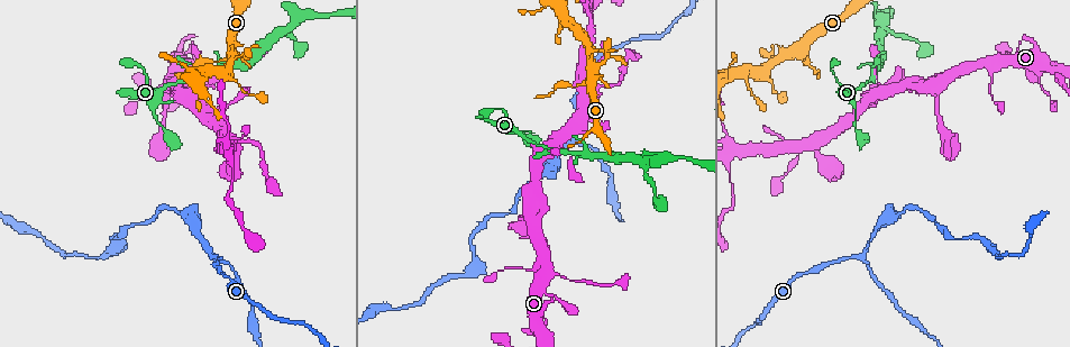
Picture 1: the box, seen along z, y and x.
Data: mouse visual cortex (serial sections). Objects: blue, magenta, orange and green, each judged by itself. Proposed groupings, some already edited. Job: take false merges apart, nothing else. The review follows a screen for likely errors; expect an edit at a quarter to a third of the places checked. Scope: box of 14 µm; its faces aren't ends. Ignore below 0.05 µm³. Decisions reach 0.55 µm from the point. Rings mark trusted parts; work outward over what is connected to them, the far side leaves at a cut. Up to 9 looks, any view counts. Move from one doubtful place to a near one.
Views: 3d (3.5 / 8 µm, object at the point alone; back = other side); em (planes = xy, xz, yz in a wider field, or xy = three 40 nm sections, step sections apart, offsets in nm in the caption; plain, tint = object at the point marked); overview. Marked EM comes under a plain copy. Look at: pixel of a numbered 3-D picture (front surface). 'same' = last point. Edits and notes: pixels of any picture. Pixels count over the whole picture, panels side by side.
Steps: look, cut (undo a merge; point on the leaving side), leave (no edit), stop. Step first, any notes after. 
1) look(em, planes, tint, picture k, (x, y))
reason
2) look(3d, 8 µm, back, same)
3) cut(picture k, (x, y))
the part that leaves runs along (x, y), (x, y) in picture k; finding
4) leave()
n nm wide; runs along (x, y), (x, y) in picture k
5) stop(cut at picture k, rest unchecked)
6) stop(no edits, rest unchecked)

look(3d, 8 µm, picture 1, (861, 255))
arms part here

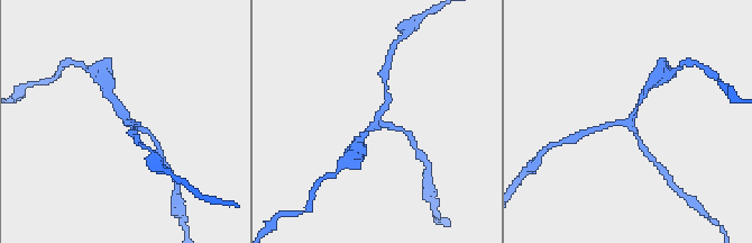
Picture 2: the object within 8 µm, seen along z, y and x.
look(3d, 3.5 µm, picture 2, (626, 121))

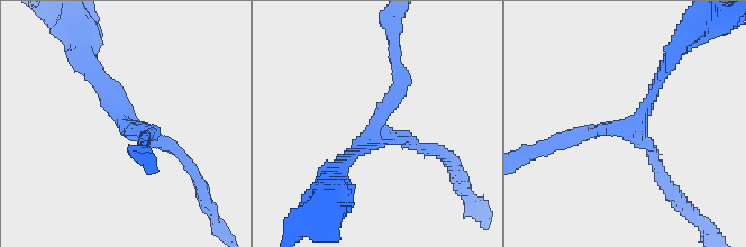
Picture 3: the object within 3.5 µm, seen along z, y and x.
leave()
arms of 150, 150, 200 nm; runs along (572, 136), (633, 122), (666, 64) in picture 3; continuous, no second cell

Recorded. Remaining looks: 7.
look(3d, 3.5 µm, picture 1, (552, 155))

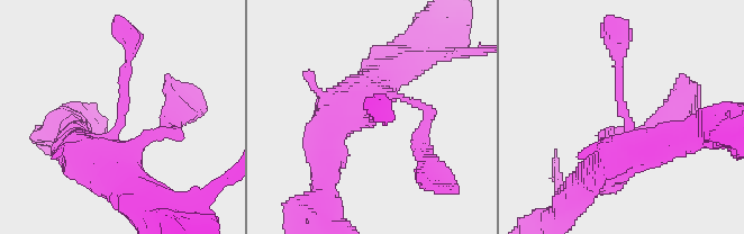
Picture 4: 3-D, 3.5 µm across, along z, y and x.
look(em, planes, tint, picture 4, (123, 118))
shape alone is not enough

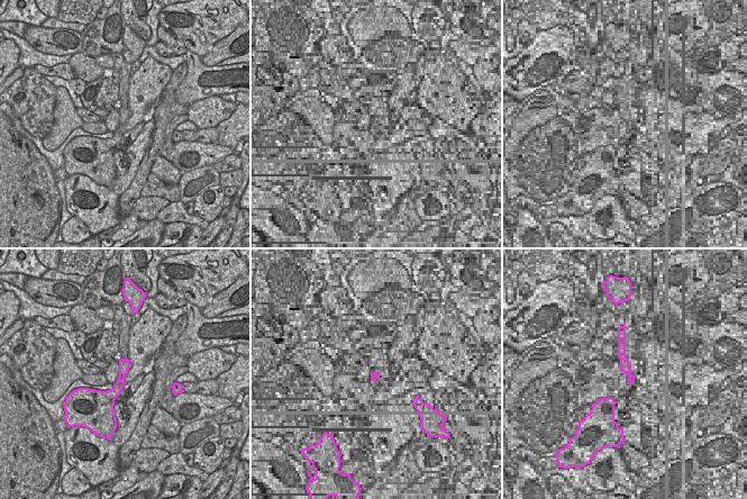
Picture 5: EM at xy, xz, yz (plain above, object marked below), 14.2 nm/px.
leave()
all the same cell

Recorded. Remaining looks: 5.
look(3d, 3.5 µm, picture 1, (990, 85))
calibre changes

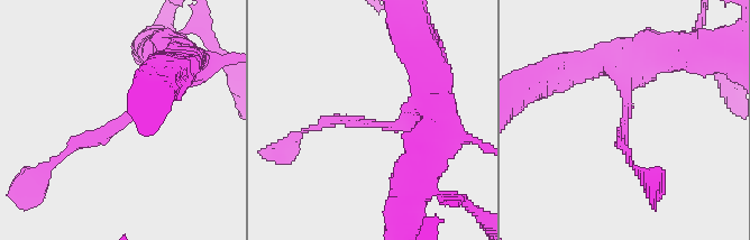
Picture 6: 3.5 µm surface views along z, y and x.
look(em, planes, tint, picture 6, (373, 124))
arms of 150, 250 nm

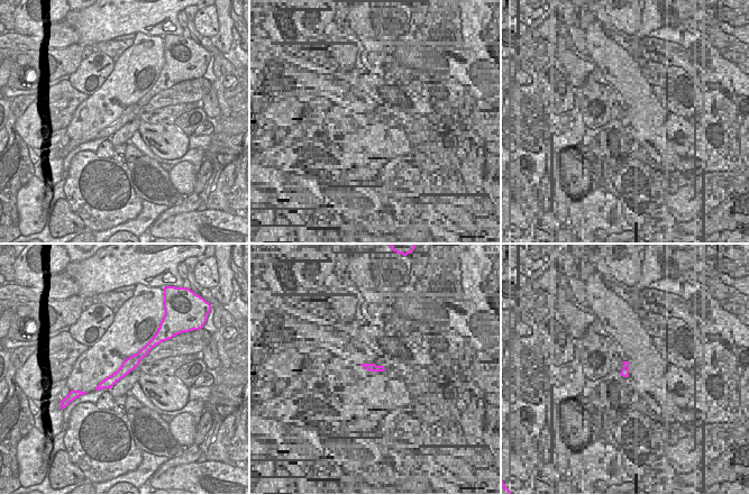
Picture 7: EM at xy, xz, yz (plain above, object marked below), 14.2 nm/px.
leave()
runs along (149, 346), (124, 370), (102, 385) in picture 7; one cell here

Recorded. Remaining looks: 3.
look(3d, 3.5 µm, picture 1, (794, 51))
small branch off a trunk

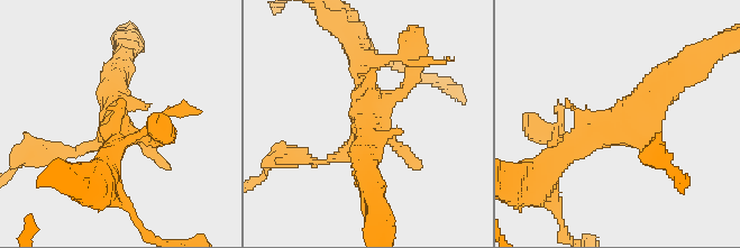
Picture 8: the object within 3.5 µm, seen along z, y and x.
look(em, xy, step 5, tint, picture 8, (623, 124))
now the EM

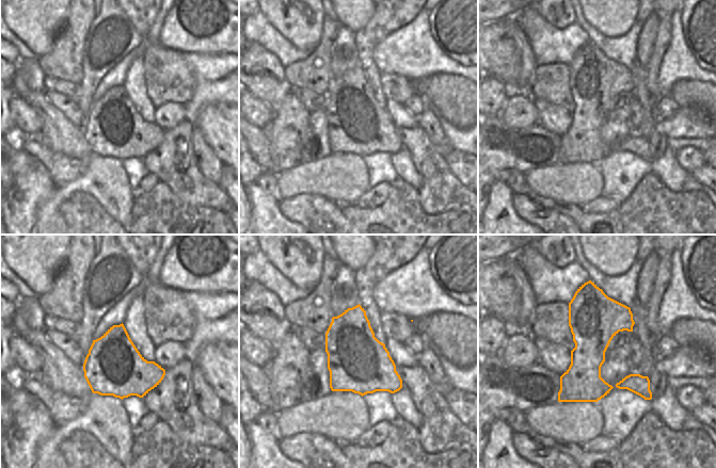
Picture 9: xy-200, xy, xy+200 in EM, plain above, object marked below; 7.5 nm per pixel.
leave()
runs along (678, 72), (618, 130), (560, 155) in picture 8; all the same cell

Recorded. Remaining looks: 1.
stop(no edits, rest unchecked)

